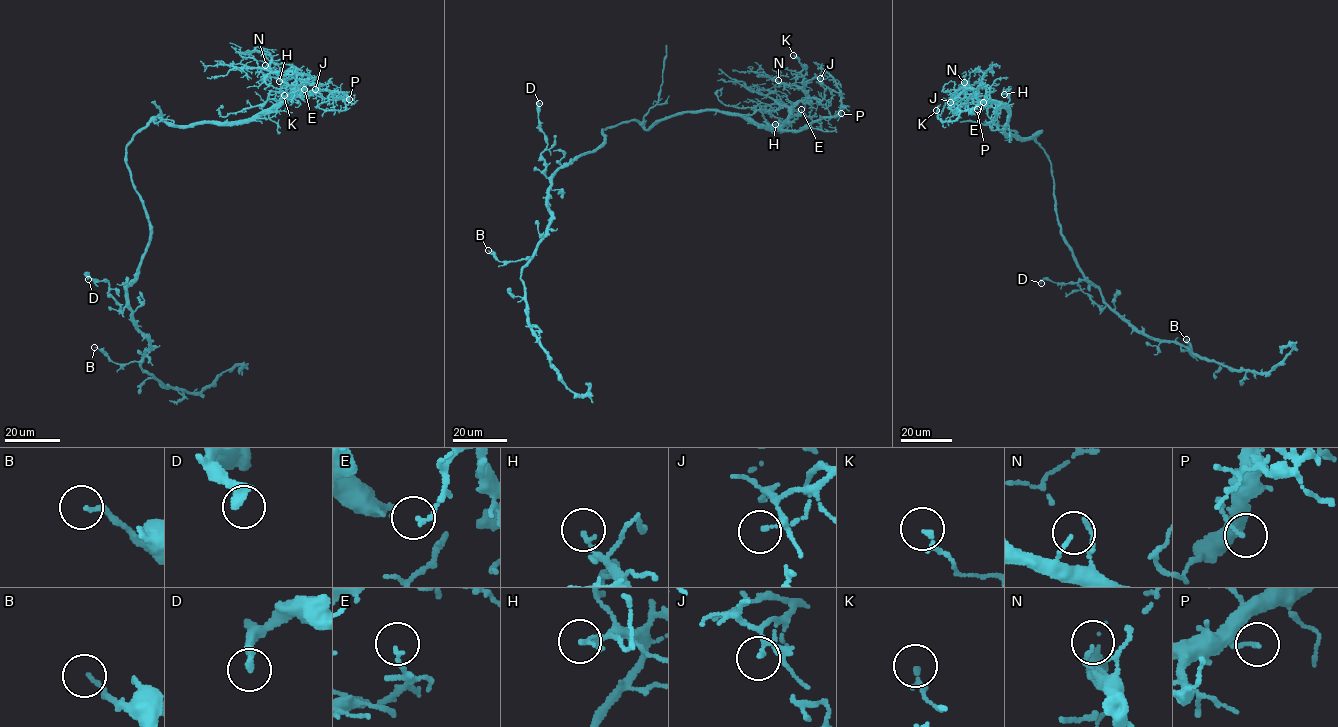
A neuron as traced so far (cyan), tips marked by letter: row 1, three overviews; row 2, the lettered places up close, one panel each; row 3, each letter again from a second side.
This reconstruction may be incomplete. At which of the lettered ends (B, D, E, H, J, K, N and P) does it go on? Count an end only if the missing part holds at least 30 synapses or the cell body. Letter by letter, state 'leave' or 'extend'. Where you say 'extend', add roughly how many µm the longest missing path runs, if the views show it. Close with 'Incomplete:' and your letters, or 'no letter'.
B: leave
D: leave
E: leave
H: leave
J: leave
K: leave
N: leave
P: leave
Incomplete: no letter

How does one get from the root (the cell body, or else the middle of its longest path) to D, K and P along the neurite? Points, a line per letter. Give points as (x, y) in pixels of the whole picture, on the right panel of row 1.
D: (1057, 214), (1063, 240), (1105, 305), (1100, 308), (1076, 283), (1044, 278), (1041, 283)
K: (1057, 214), (1041, 132), (1004, 134), (1008, 110), (974, 89), (936, 110)
P: (1057, 214), (1051, 163), (1036, 140), (1041, 132), (1029, 138), (1007, 135), (1006, 107), (988, 101), (977, 109)

